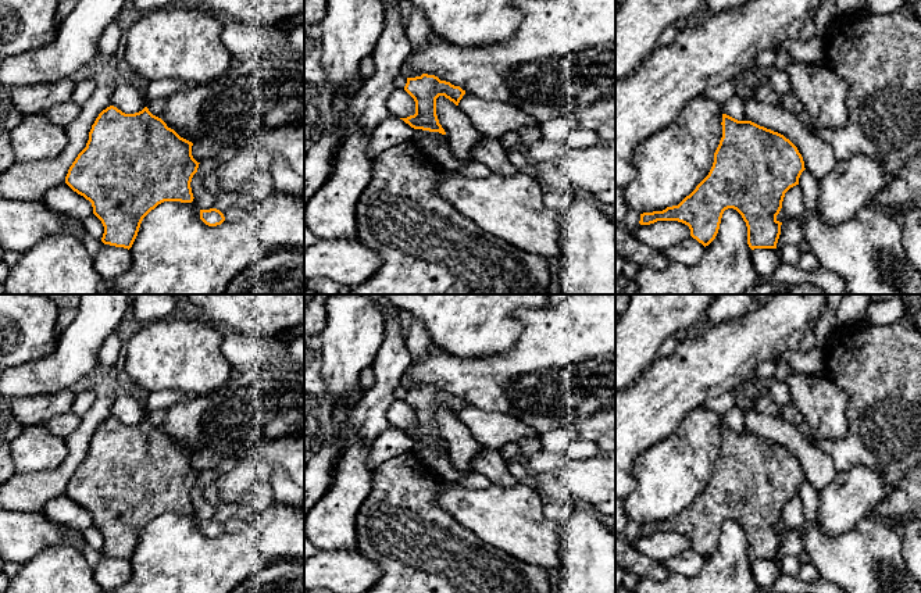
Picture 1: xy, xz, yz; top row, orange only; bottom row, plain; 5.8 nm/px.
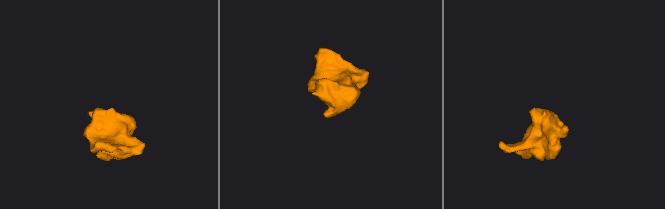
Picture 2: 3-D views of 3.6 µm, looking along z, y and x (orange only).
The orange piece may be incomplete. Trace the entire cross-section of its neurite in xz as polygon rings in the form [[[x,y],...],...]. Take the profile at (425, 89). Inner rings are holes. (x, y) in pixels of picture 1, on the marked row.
[[[428,74],[407,78],[404,90],[415,101],[415,114],[400,119],[414,129],[439,132],[442,135],[446,135],[446,132],[439,124],[436,115],[436,99],[439,96],[445,96],[458,106],[460,100],[465,94],[465,90],[463,90],[460,86],[454,86],[450,82],[440,81],[438,76]]]

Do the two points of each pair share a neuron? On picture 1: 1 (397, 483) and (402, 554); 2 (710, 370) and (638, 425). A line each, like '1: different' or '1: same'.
1: same
2: same

